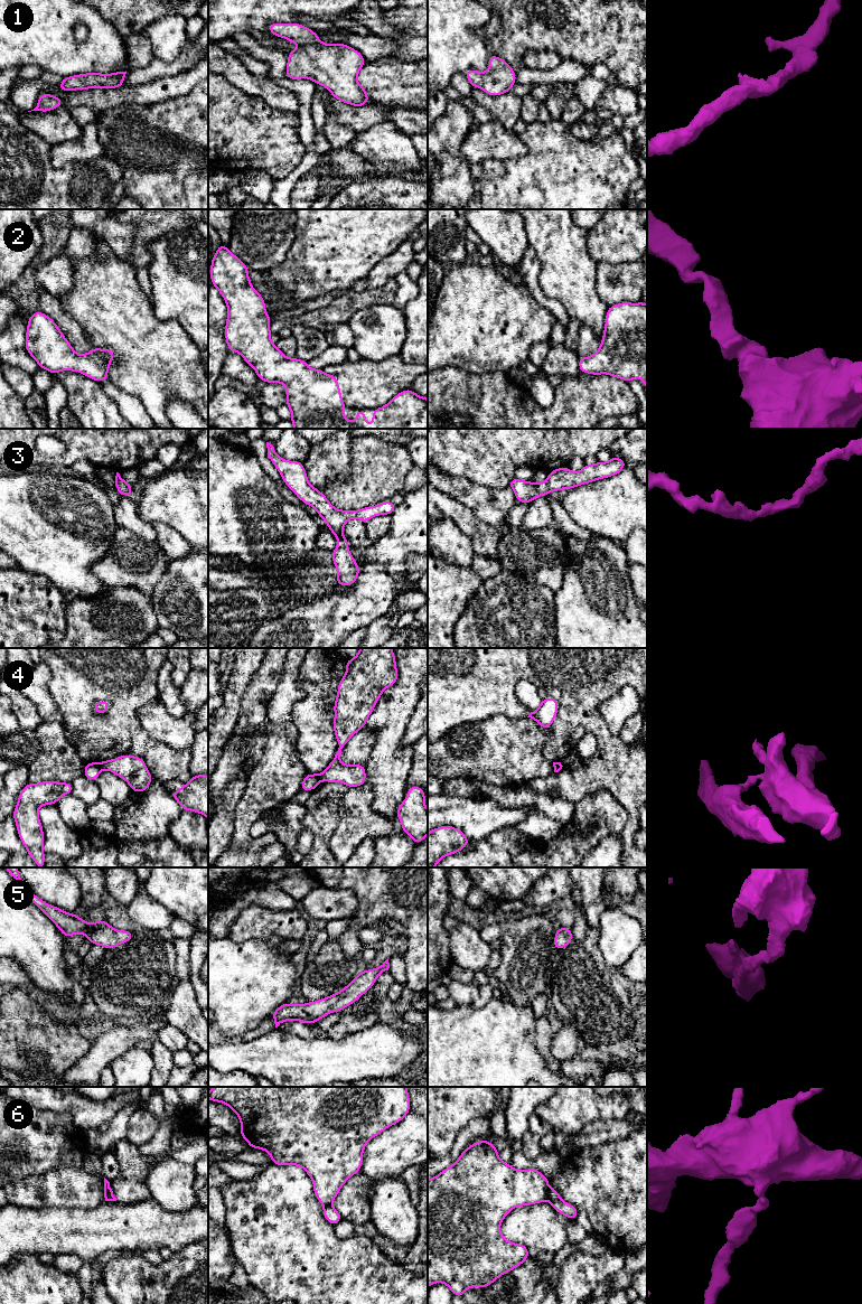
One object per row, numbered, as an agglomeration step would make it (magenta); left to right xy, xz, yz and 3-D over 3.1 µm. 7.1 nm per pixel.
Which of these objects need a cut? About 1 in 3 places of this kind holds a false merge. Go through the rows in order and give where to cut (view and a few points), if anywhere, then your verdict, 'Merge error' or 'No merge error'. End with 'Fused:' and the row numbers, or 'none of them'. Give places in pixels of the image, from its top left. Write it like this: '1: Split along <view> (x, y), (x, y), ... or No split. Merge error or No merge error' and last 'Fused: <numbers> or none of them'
1: No split. No merge error
2: No split. No merge error
3: No split. No merge error
4: Split along xy (97, 763), (101, 769). Merge error
5: No split. No merge error
6: Split along yz (549, 1188), (545, 1199). Merge error
Fused: 4, 6

